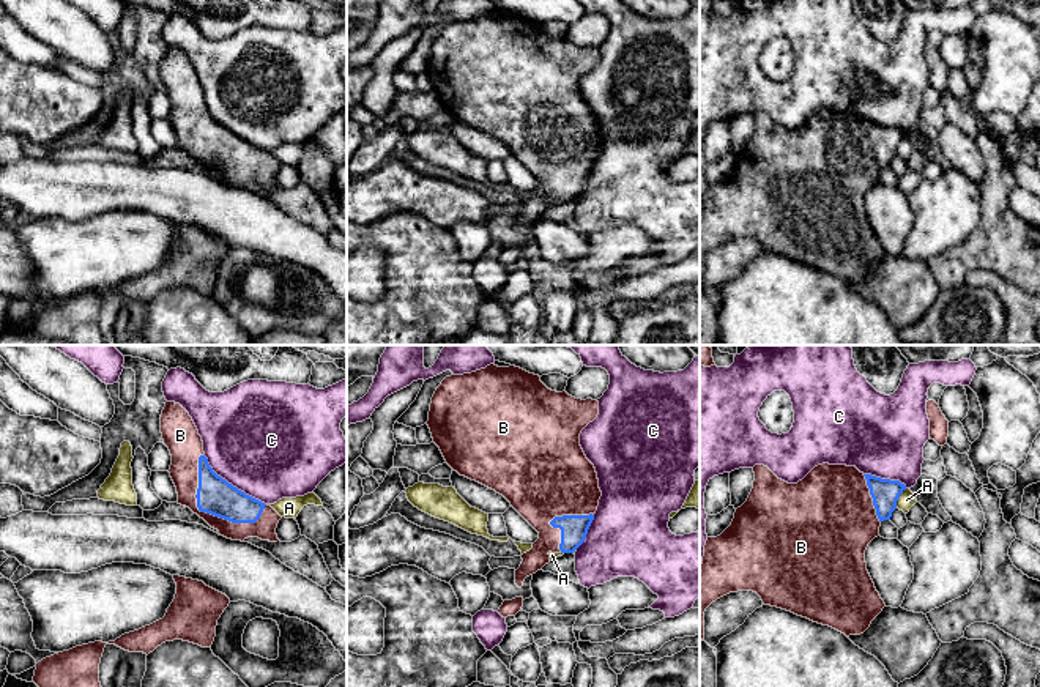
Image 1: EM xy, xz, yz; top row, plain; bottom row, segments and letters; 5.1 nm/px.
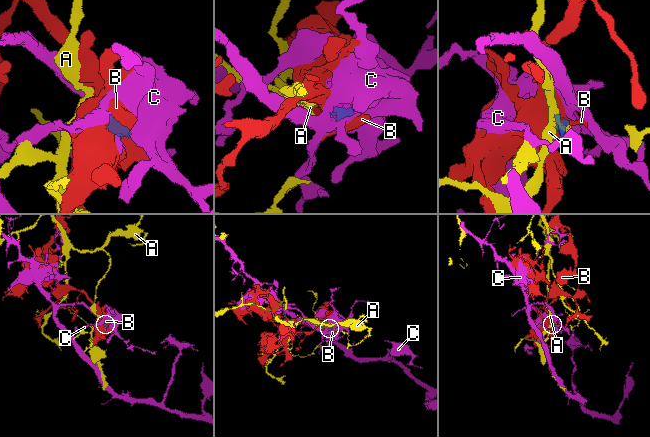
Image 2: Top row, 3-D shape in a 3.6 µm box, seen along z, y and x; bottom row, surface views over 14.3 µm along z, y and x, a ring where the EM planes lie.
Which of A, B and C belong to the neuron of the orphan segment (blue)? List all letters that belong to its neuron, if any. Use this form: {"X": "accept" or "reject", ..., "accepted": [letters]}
{"A": "reject", "B": "accept", "C": "reject", "accepted": ["B"]}

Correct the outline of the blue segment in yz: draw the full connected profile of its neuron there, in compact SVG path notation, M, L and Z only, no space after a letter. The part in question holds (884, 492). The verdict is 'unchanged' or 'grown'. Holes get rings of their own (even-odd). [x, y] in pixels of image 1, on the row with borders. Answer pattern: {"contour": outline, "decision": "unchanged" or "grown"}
{"contour": "M823 463L815 466L802 481L797 484L788 484L778 479L767 466L753 466L755 481L753 488L747 501L736 509L731 525L717 537L708 537L704 545L703 564L700 566L700 640L704 641L704 611L717 599L737 591L753 591L756 592L764 605L777 607L791 611L797 616L807 618L813 622L829 626L846 637L864 633L871 621L886 607L875 583L867 570L865 550L868 544L879 536L879 526L884 520L890 520L892 512L897 509L897 501L900 495L906 490L906 485L900 481L881 479L871 474L860 473L856 466L846 465L829 465Z", "decision": "grown"}

